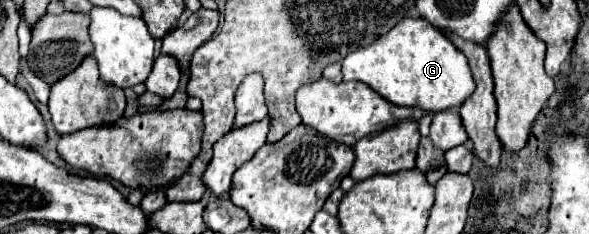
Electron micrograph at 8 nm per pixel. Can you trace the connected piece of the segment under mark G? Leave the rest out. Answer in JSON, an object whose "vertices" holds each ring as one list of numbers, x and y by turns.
{"vertices":[[403,18,367,48,359,48,343,58,343,80,359,80,395,106,419,106,431,114,461,106,475,90,475,80,463,52,423,18]]}

